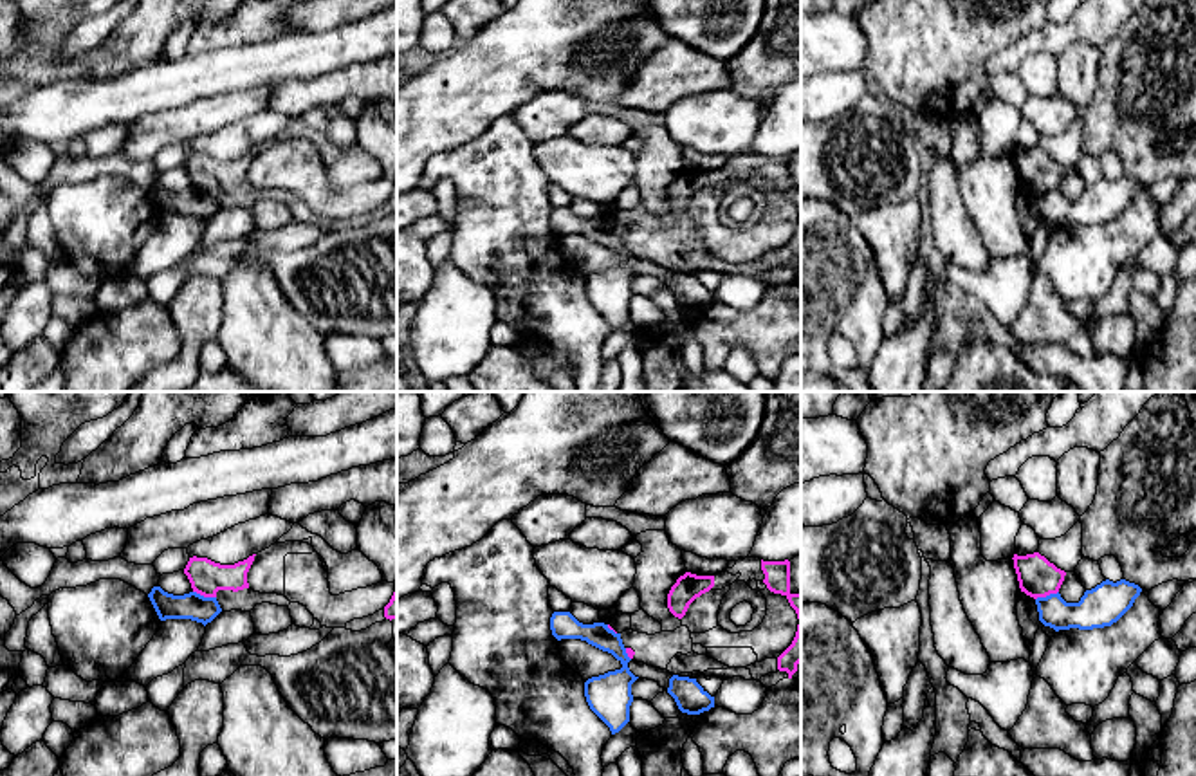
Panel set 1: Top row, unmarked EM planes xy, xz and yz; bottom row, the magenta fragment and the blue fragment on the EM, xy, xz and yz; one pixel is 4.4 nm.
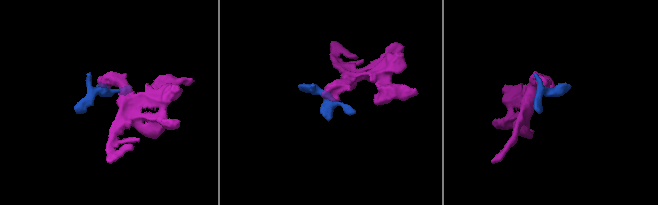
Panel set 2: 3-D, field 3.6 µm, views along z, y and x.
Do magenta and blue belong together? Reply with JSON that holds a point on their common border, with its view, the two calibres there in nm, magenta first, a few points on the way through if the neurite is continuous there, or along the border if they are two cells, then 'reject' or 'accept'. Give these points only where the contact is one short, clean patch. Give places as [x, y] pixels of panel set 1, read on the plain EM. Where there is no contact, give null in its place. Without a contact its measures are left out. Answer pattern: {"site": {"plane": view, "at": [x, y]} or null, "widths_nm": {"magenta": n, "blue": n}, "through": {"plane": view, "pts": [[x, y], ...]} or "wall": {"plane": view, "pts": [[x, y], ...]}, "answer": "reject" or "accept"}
{"site": {"plane": "xy", "at": [204, 192]}, "widths_nm": {"magenta": 150, "blue": 120}, "wall": {"plane": "xy", "pts": [[193, 186], [215, 194]]}, "answer": "reject"}

